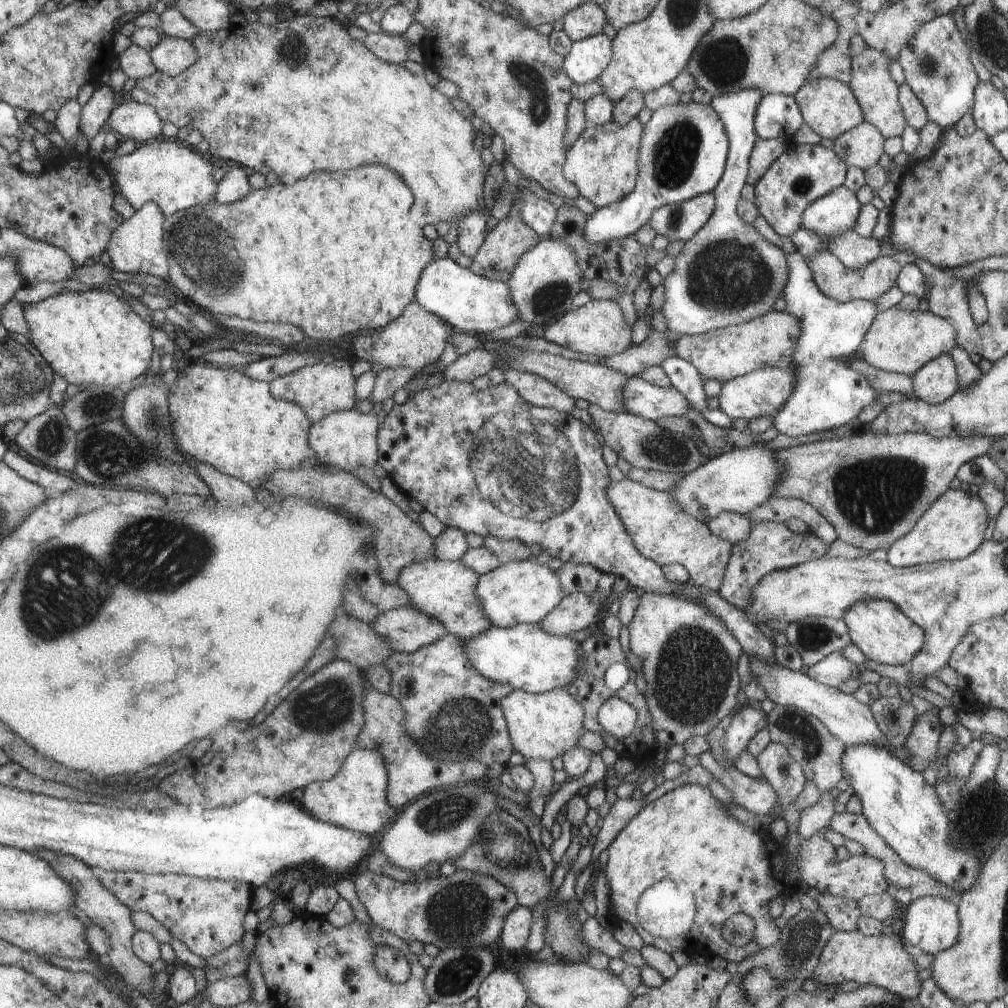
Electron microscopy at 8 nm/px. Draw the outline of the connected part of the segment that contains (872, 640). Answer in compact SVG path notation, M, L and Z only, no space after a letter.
M871 598L854 602L845 610L842 620L848 627L851 642L862 650L867 659L877 663L908 666L924 646L925 630L890 599Z

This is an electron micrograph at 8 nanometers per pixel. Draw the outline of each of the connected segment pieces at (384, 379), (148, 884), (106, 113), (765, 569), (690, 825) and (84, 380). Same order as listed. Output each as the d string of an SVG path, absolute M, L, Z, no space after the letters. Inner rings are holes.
M384 367L376 375L371 402L382 403L384 400L392 398L397 390L404 388L420 371L416 371L412 367Z
M96 869L96 876L120 899L131 911L144 911L161 922L180 942L183 942L192 954L207 959L214 956L242 938L242 920L250 910L252 885L240 881L222 879L203 879L190 875L147 875L140 871L109 871Z
M105 85L94 92L89 102L84 105L81 134L88 138L89 143L109 124L112 113L116 110L114 106L116 91Z
M752 521L749 537L733 543L732 558L718 592L730 604L745 610L750 601L753 601L753 588L764 576L777 570L825 558L830 545L812 532L794 533L786 527L786 523Z
M688 783L670 790L657 800L645 804L642 810L620 830L618 836L608 847L609 860L605 868L606 878L610 885L609 916L615 923L624 921L632 924L645 944L651 944L664 952L672 954L680 949L692 956L692 950L694 952L706 950L705 957L707 958L720 956L726 961L732 960L732 962L739 963L760 949L764 950L773 945L781 936L778 926L770 926L772 918L768 918L768 900L786 892L784 880L780 882L780 876L786 870L784 860L788 860L788 856L784 852L784 844L780 846L780 856L778 856L778 846L774 840L770 838L764 840L760 832L744 826L732 814L728 814L722 808L720 801L714 798L710 789L699 783ZM662 879L672 880L682 894L692 894L697 906L697 916L692 928L686 934L675 938L675 941L655 937L644 930L640 924L640 916L638 916L640 895ZM736 912L745 912L755 920L754 936L748 944L742 947L732 946L722 938L724 920Z
M95 289L87 292L62 291L42 302L26 306L26 318L31 326L30 338L45 356L47 366L76 386L104 385L123 387L146 372L152 362L152 328L146 324L126 299L115 289Z

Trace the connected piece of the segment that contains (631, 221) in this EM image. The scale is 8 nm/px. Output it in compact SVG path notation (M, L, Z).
M678 102L653 111L641 138L637 188L620 201L587 215L583 228L585 239L596 245L634 235L661 207L713 191L724 176L729 146L725 124L710 103Z

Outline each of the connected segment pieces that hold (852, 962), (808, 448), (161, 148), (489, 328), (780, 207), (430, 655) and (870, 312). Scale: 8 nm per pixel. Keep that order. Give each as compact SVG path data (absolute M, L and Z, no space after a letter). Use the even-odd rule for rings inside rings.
M834 931L833 936L821 954L821 960L811 977L817 984L835 985L840 983L859 982L861 985L873 984L884 987L902 998L915 998L920 992L918 966L914 958L904 950L900 936L874 936L855 931Z
M863 432L841 439L825 439L819 442L803 444L800 446L789 447L775 451L777 459L785 466L778 480L778 486L774 494L777 497L794 497L802 499L811 504L830 524L834 526L837 532L837 538L866 550L876 550L877 548L890 548L900 537L904 537L906 533L914 528L914 525L920 520L921 516L933 505L941 494L950 489L950 482L957 476L958 469L965 464L966 461L972 460L974 457L988 456L991 447L994 447L1002 437L990 435L981 435L980 433L962 433L947 437L934 437L926 433L911 432L890 432L890 433L868 433Z
M171 138L144 144L122 158L116 156L107 166L113 168L118 189L136 210L145 202L155 202L167 217L190 207L203 206L219 188L219 183L212 178L214 168L206 156L188 146L180 146Z
M448 257L432 260L421 274L417 286L416 302L432 314L437 314L457 331L488 335L506 325L512 325L519 316L507 282L495 281L477 275Z
M792 144L755 184L756 208L772 227L773 233L792 237L802 228L802 214L825 194L844 185L849 165L834 149L817 145Z
M447 633L429 645L421 646L413 653L394 652L386 661L391 674L391 694L406 710L405 729L421 746L421 749L438 762L466 762L478 759L488 766L493 762L506 765L515 748L512 748L509 727L501 702L513 692L513 686L494 682L475 669L467 655L463 640L458 635Z
M798 251L787 254L787 258L790 278L785 286L787 305L784 311L799 318L802 330L789 367L797 376L797 386L781 412L773 418L773 424L778 432L796 437L837 429L852 422L864 406L873 404L874 398L884 392L874 390L861 372L843 362L865 340L865 334L879 313L875 301L860 299L841 303L831 299L818 288L806 258Z

